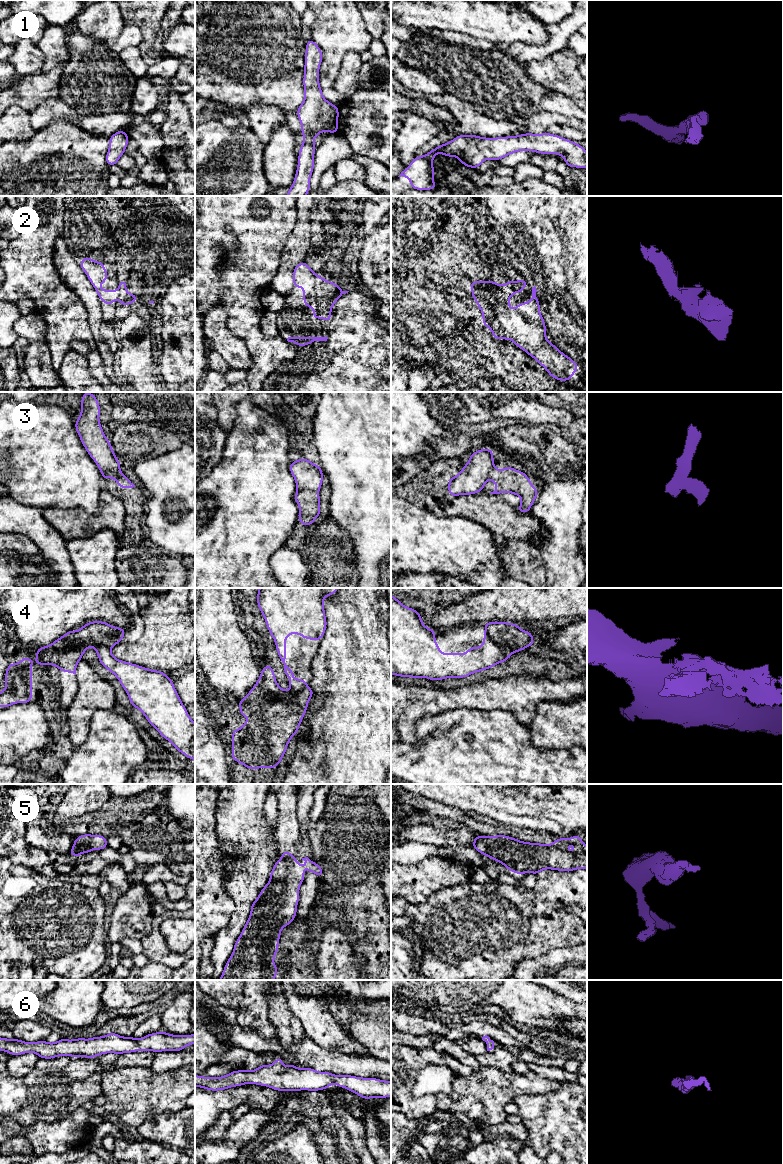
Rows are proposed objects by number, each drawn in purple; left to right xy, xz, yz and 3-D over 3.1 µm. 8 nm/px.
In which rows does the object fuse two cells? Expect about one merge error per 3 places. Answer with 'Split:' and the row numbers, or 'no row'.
Split: 3, 4

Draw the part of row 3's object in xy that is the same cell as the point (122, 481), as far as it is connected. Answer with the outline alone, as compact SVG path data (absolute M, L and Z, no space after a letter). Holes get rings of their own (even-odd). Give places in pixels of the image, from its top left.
M106 472L102 474L102 480L107 478L113 478L117 481L117 485L120 486L122 489L126 488L133 488L135 485L126 477L116 474L114 472Z

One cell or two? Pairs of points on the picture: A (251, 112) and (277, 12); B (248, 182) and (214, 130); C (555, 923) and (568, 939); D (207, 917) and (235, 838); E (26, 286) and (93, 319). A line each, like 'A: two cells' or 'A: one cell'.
A: two cells
B: one cell
C: one cell
D: two cells
E: two cells

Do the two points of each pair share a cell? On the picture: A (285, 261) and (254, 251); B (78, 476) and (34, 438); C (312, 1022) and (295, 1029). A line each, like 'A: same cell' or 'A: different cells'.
A: different cells
B: same cell
C: different cells

